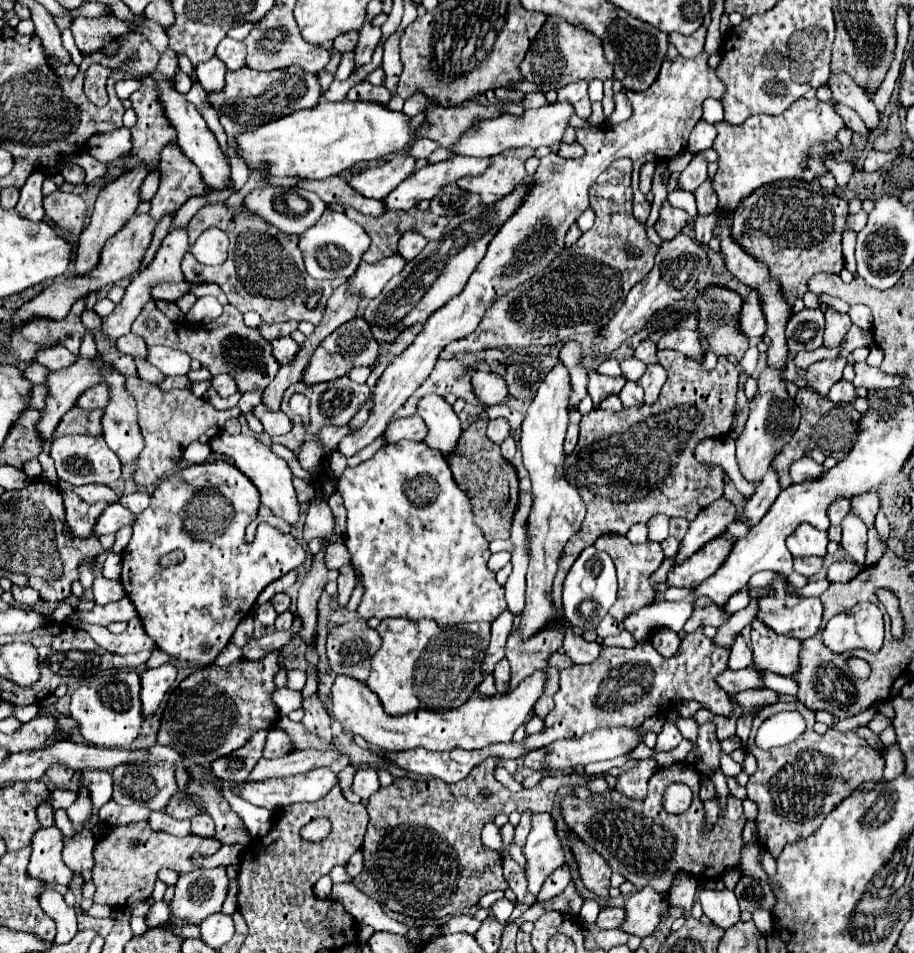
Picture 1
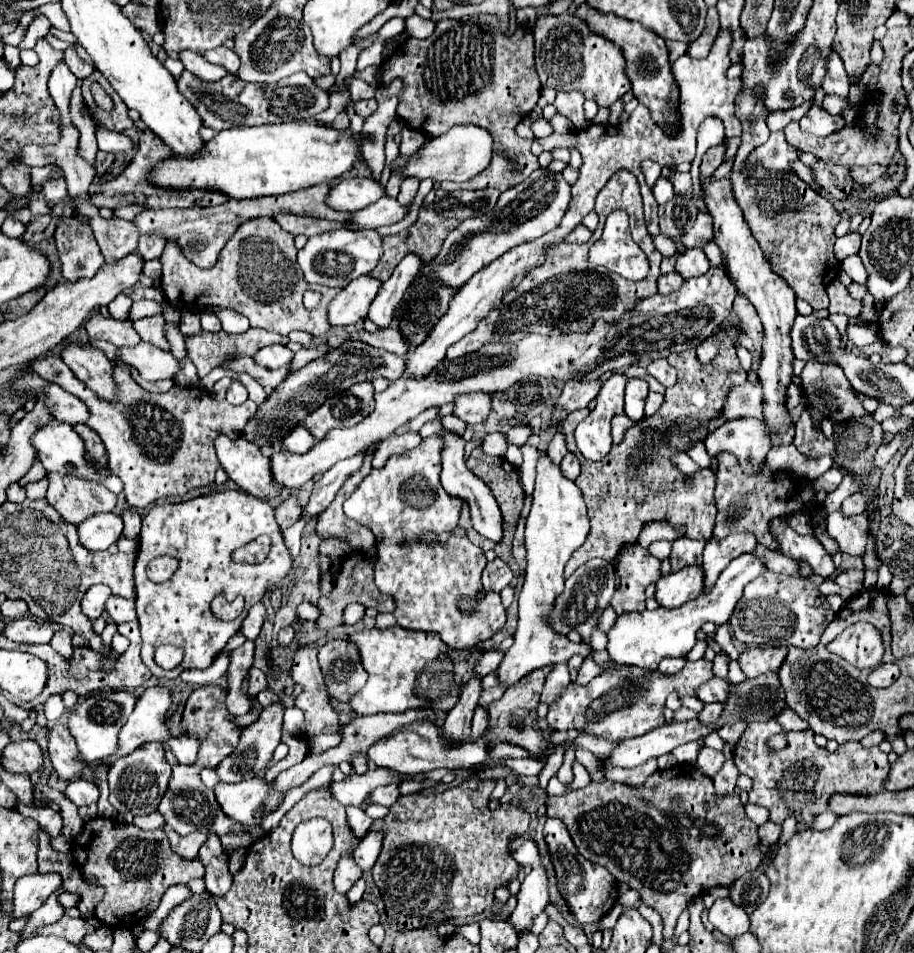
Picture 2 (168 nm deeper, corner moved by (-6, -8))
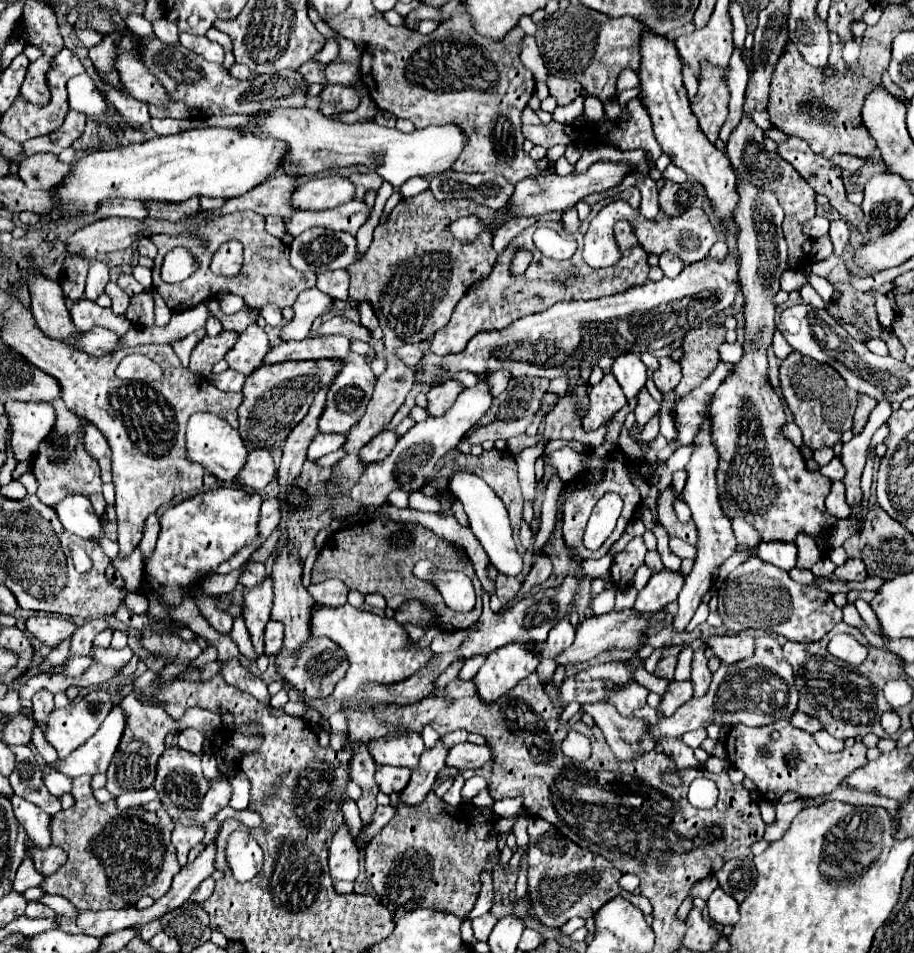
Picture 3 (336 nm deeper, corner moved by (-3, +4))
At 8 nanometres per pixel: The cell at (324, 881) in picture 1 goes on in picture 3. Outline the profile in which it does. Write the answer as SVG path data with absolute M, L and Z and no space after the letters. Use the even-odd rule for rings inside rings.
M345 824L333 836L333 842L329 848L329 870L331 870L333 882L337 880L353 882L359 874L359 850L353 844Z

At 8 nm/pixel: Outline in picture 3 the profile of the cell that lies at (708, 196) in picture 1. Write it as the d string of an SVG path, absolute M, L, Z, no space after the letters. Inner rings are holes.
M695 210L693 214L689 212L683 212L681 216L677 218L669 218L665 222L665 216L659 220L647 220L645 216L641 214L633 214L631 218L627 218L633 232L635 232L635 238L639 240L639 246L647 252L647 254L657 254L661 256L663 252L673 252L675 256L679 256L685 264L693 264L693 262L699 262L703 260L711 246L717 242L717 232L713 230L713 224L709 222L709 216L703 212L703 210Z

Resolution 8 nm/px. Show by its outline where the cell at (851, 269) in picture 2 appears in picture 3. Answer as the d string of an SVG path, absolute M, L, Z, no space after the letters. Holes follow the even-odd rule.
M873 294L877 298L877 312L879 312L879 322L885 330L891 330L891 324L893 324L893 318L895 318L895 312L893 312L893 306L891 306L891 300L883 294Z

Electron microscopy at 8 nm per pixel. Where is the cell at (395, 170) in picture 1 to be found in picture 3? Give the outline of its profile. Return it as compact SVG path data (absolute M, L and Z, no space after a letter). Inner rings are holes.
M321 176L301 182L291 194L295 210L329 210L353 198L355 186L343 176Z

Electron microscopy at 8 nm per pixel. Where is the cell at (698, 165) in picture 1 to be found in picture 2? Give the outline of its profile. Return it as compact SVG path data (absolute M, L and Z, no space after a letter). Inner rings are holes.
M720 144L720 146L712 146L712 148L704 154L702 164L700 164L700 180L702 180L702 182L708 180L708 178L714 174L714 170L724 162L724 150L726 150L726 146Z

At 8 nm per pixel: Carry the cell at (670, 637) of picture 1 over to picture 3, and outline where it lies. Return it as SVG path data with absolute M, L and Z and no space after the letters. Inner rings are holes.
M669 656L669 658L659 660L659 664L657 664L657 668L655 668L655 676L657 676L657 678L665 678L665 680L673 680L675 664L677 664L677 658L675 658L675 656Z

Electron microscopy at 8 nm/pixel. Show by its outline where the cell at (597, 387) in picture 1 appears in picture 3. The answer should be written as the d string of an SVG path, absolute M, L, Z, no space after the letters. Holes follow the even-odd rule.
M613 374L603 376L603 380L591 386L591 412L583 418L583 430L591 432L601 428L615 412L627 404L623 390L619 388Z

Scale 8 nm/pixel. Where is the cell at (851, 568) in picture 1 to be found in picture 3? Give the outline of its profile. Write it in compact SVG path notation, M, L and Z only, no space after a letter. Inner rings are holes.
M849 558L833 574L835 574L837 580L843 580L843 582L849 582L849 580L859 580L861 582L861 580L867 578L867 570L865 570L863 560L853 560L853 558Z

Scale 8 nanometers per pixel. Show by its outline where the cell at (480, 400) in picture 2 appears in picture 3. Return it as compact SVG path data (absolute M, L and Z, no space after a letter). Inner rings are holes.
M445 382L441 386L435 386L427 392L427 414L429 416L443 416L447 408L455 402L457 394L463 390L459 382Z

